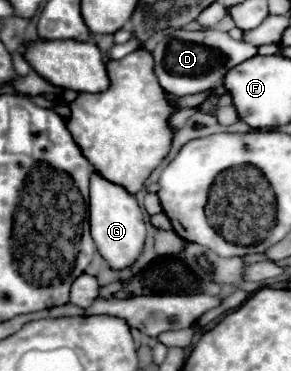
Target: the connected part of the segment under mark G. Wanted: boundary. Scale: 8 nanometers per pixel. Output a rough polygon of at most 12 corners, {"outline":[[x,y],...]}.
{"outline":[[96,173],[90,235],[114,271],[140,257],[136,197]]}

